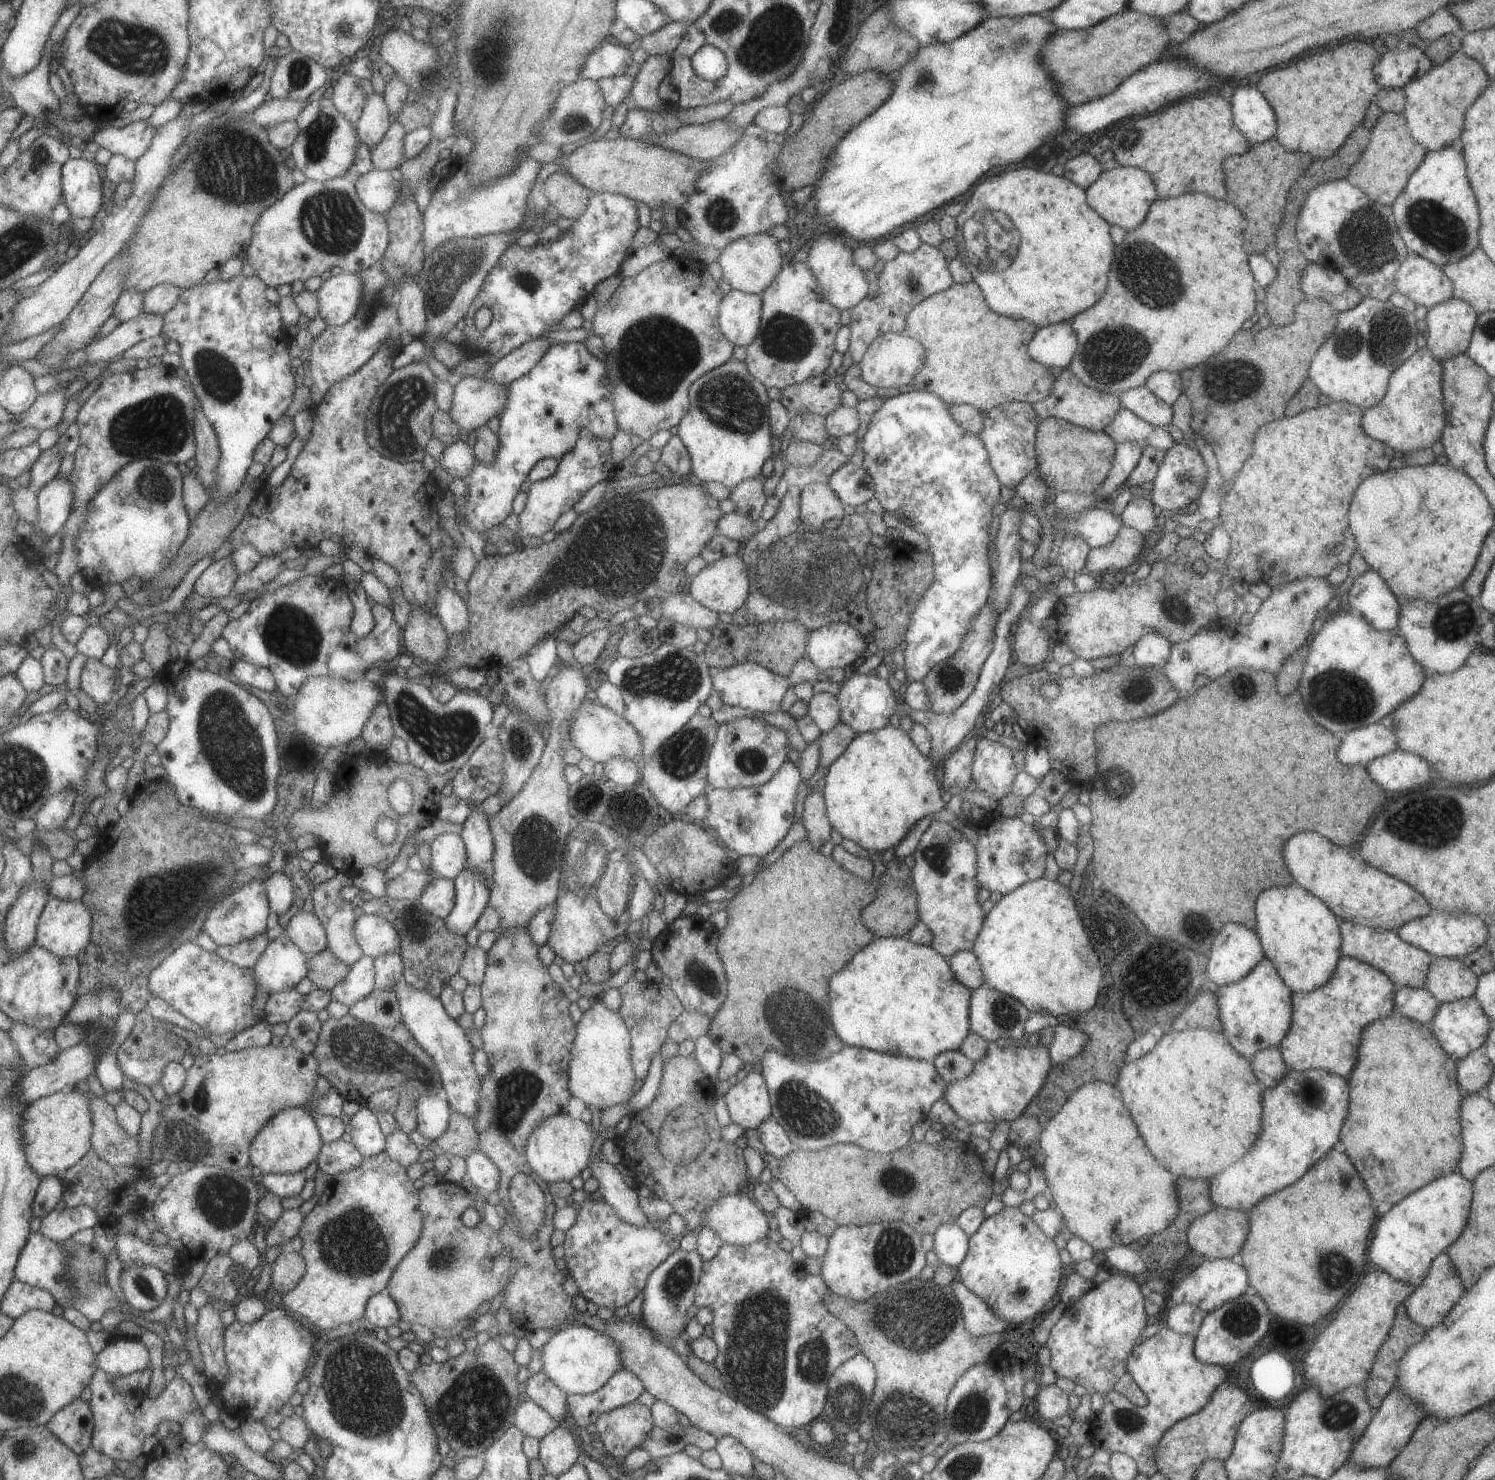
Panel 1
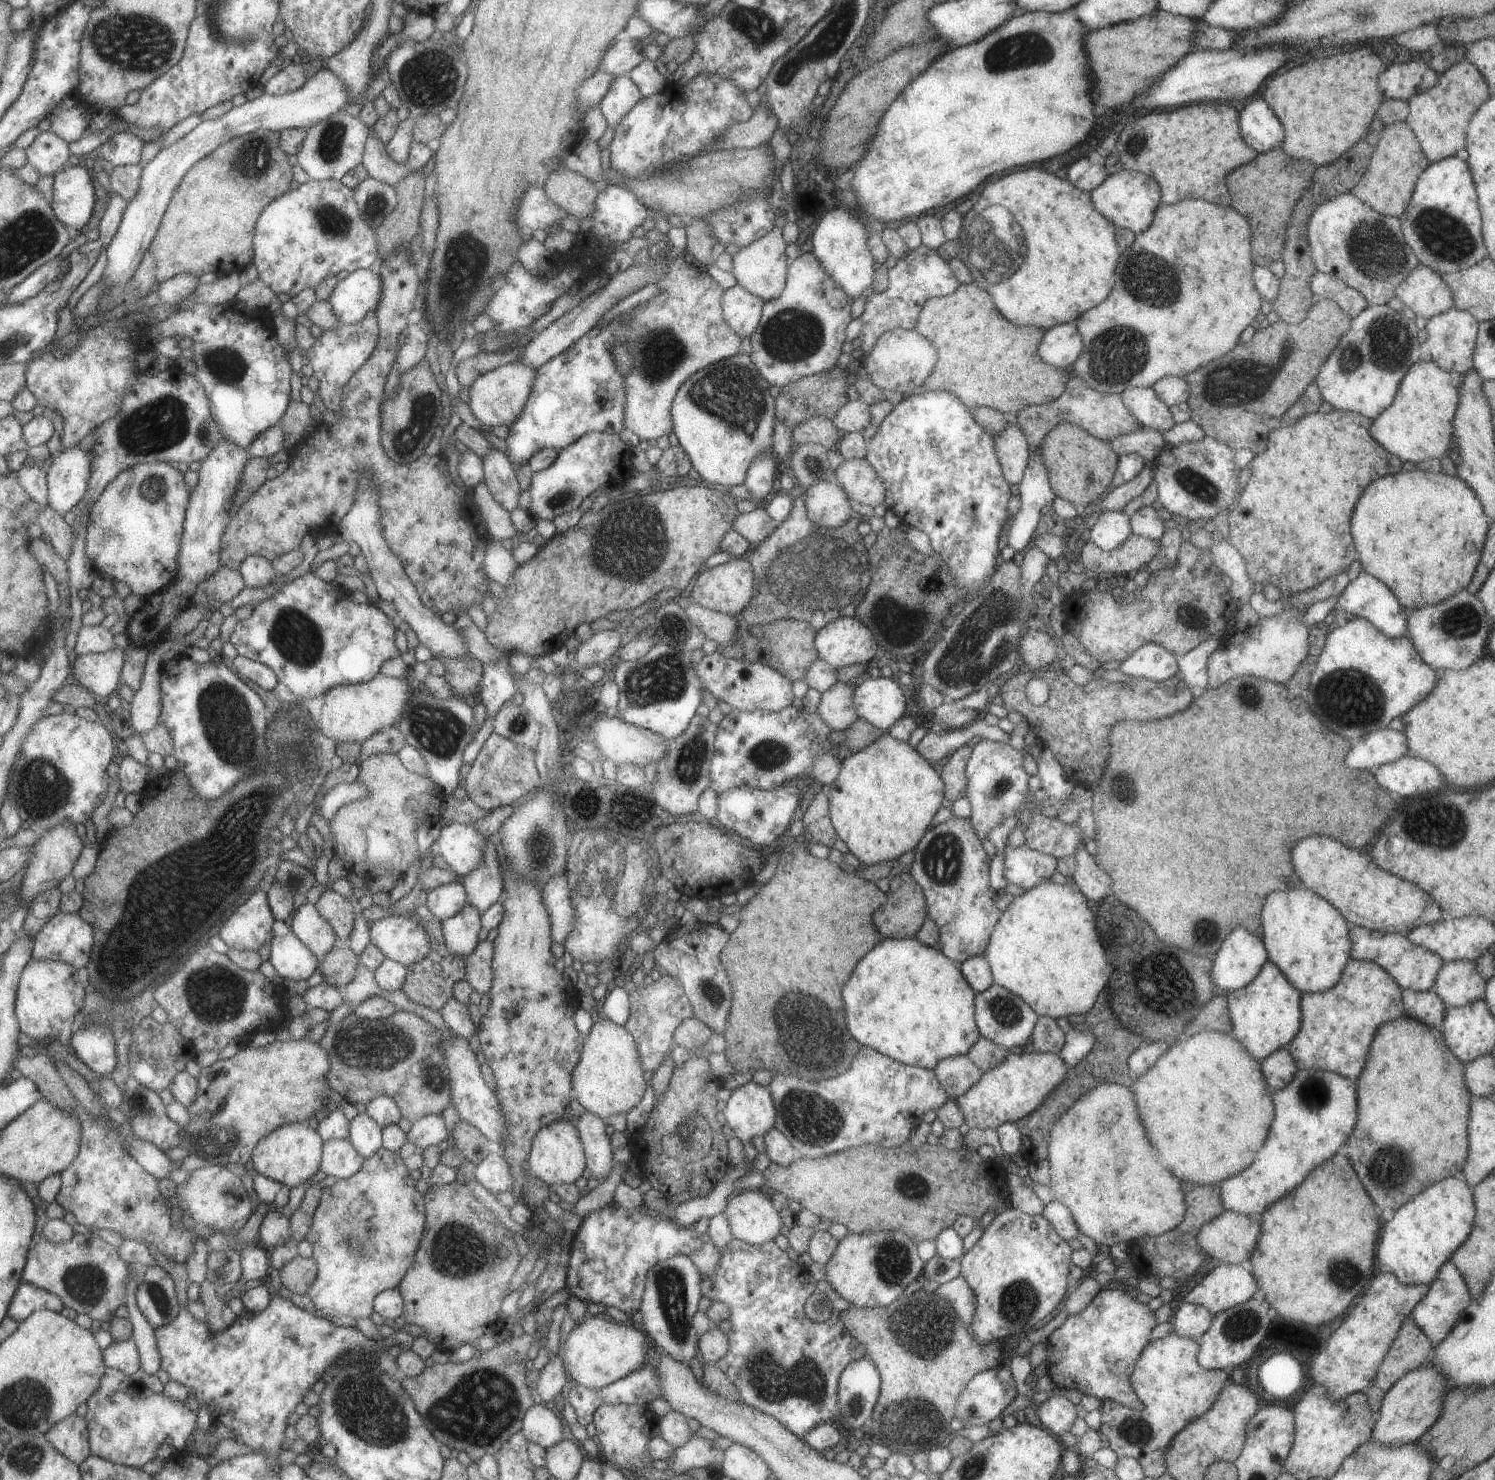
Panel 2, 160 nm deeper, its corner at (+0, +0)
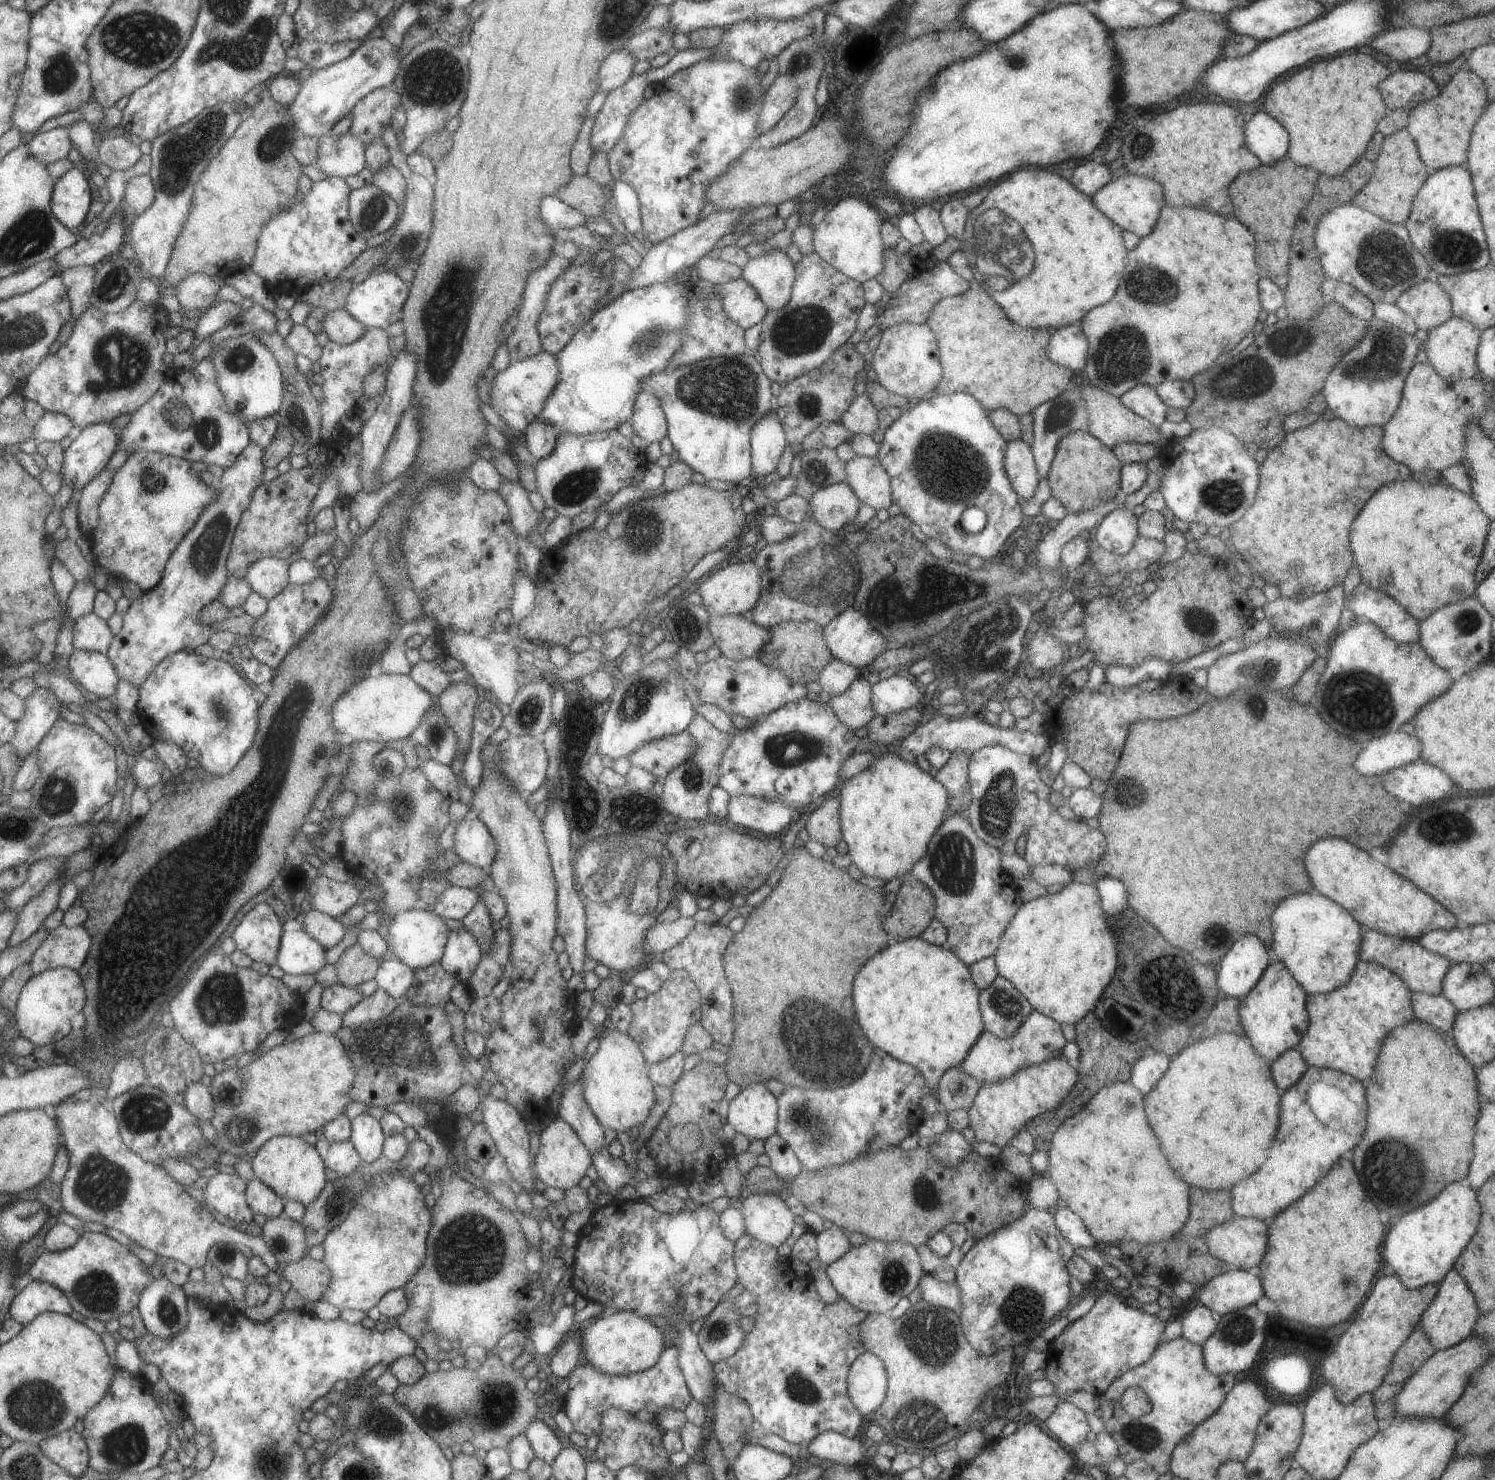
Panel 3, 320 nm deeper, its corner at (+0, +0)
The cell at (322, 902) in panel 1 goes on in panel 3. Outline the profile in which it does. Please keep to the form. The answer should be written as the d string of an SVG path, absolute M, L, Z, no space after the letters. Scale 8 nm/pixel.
M317 875L309 885L309 902L312 908L336 918L357 902L359 891L352 883L342 883Z

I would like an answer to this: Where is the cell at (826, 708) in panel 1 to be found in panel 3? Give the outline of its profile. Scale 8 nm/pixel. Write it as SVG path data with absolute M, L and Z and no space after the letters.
M863 673L849 684L845 692L833 695L828 705L833 709L835 716L852 731L861 726L866 727L875 715L872 711L870 686Z

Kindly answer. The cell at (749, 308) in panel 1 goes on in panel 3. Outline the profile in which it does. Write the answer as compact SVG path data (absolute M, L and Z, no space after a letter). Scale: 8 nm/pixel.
M741 277L719 284L716 289L723 298L725 314L743 330L759 324L767 314L757 291Z

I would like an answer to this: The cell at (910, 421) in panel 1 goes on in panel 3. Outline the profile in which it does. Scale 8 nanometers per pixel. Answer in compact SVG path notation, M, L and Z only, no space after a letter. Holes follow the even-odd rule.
M955 392L955 394L945 394L945 396L935 396L935 398L929 398L929 400L924 400L923 402L919 401L918 404L910 410L902 411L899 418L894 420L891 426L883 433L883 442L879 445L877 458L889 475L892 503L899 506L900 512L903 513L911 523L915 523L926 537L937 538L937 540L940 540L945 546L953 550L955 554L959 554L959 556L965 556L965 554L967 554L967 556L973 556L973 554L975 554L975 556L981 556L983 560L987 560L987 558L991 558L993 554L998 554L999 548L1001 548L1003 542L1007 540L1007 536L1021 524L1021 516L1023 515L1020 509L1022 500L1019 499L1018 494L1015 494L1014 490L1011 488L1004 469L1005 447L1006 440L991 424L987 412L983 410L983 406L981 406L973 396L963 394L963 392ZM969 506L974 506L986 514L985 526L976 533L968 533L961 528L959 517L961 516L961 512L963 512L965 508L969 508Z

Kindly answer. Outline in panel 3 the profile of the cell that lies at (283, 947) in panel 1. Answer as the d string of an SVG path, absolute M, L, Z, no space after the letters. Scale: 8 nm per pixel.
M303 928L300 931L285 931L276 964L285 974L315 974L325 964L326 951Z

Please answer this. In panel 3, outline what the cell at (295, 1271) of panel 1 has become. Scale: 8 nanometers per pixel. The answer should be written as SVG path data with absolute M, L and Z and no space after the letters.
M309 1256L282 1268L283 1277L305 1302L323 1299L325 1289L328 1289L332 1281L331 1274L323 1261L316 1261Z

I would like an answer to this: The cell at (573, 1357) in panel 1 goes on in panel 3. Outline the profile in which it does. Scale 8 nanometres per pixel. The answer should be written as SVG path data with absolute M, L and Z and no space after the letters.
M618 1311L609 1316L596 1316L583 1323L580 1331L581 1361L610 1375L628 1375L647 1370L658 1361L661 1351L665 1348L662 1328L633 1311Z

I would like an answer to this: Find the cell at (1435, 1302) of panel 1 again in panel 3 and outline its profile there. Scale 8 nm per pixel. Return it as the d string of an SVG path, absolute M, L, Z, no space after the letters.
M1452 1268L1439 1283L1434 1299L1423 1311L1419 1323L1426 1332L1431 1346L1436 1351L1442 1351L1471 1335L1479 1315L1473 1293L1463 1278Z

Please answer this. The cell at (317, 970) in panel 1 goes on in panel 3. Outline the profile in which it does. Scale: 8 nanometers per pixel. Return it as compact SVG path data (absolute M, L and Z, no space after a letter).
M355 941L343 950L334 964L338 982L348 987L356 987L374 978L381 961L369 956Z

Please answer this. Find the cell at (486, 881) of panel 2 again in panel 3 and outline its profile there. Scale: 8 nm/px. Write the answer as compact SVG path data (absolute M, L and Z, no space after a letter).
M479 888L478 890L478 901L470 908L470 911L460 920L463 927L467 929L480 948L481 954L485 955L486 951L490 950L490 947L494 943L494 931L491 929L492 920L490 919L489 913L480 899L483 894Z

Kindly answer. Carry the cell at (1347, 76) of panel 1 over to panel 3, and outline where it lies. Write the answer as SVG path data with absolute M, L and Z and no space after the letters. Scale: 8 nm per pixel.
M1345 52L1329 57L1327 62L1311 64L1271 86L1261 110L1286 130L1289 143L1286 156L1295 164L1334 177L1363 157L1376 124L1388 111L1378 84L1391 74L1369 54Z

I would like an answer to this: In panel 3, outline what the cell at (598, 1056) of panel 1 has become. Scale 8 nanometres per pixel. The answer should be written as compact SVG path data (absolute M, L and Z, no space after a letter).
M609 1026L600 1036L599 1046L587 1060L581 1073L582 1093L595 1118L604 1128L628 1132L632 1126L640 1128L655 1102L653 1086L648 1077L648 1065L638 1044L628 1035Z

